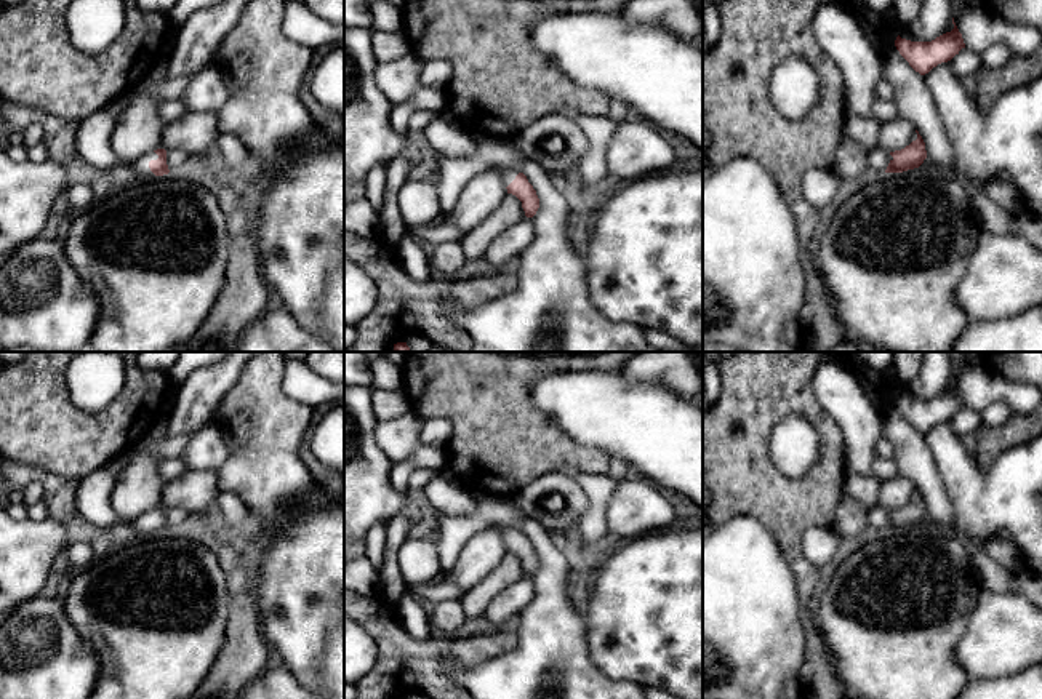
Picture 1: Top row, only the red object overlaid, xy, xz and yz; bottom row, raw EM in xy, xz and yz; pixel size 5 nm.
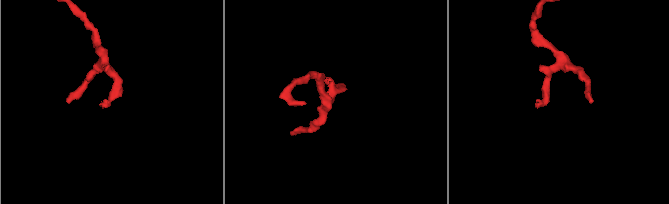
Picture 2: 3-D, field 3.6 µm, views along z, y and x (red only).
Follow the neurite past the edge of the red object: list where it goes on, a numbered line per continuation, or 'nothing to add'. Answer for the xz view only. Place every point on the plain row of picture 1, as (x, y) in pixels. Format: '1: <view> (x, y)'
1: xz (509, 533)

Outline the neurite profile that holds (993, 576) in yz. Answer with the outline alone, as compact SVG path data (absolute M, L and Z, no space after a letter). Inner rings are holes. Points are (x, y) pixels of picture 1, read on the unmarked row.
M981 547L972 550L972 565L981 589L997 593L1010 590L1010 571L994 561Z

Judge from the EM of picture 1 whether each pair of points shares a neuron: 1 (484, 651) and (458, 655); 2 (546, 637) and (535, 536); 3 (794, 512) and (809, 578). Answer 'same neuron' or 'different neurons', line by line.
1: same neuron
2: same neuron
3: same neuron

